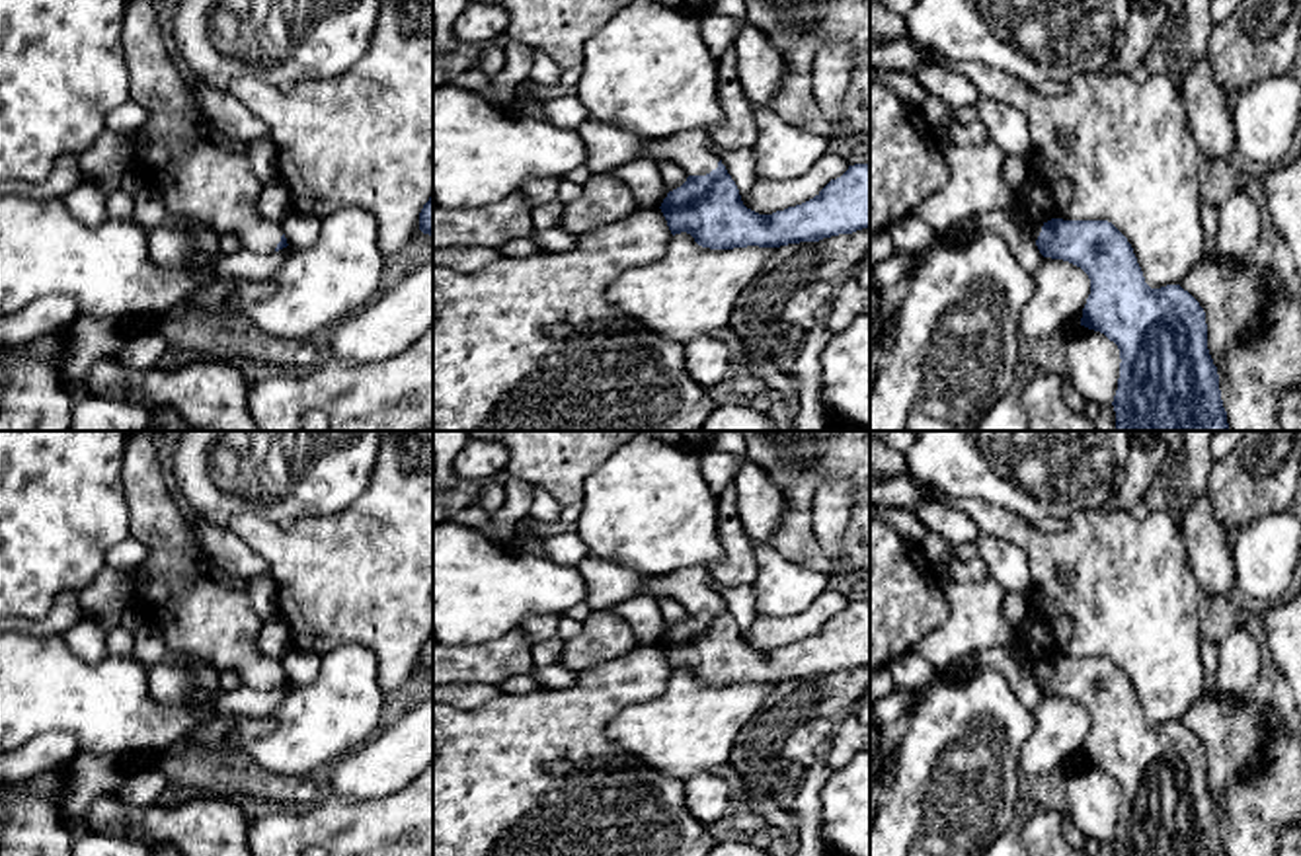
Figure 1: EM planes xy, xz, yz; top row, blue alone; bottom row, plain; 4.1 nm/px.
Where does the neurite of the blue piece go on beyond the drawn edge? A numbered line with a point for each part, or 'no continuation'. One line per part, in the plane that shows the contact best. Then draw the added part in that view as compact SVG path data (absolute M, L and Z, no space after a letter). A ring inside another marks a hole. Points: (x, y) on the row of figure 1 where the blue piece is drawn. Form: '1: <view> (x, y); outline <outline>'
1: xz (693, 151); outline M687 131L671 138L646 140L642 158L671 160L681 166L687 175L706 175L718 168L720 156L712 146L712 133Z

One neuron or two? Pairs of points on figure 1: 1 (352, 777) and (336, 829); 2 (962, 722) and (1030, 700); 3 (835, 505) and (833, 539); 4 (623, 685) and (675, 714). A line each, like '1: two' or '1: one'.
1: two
2: two
3: one
4: two

